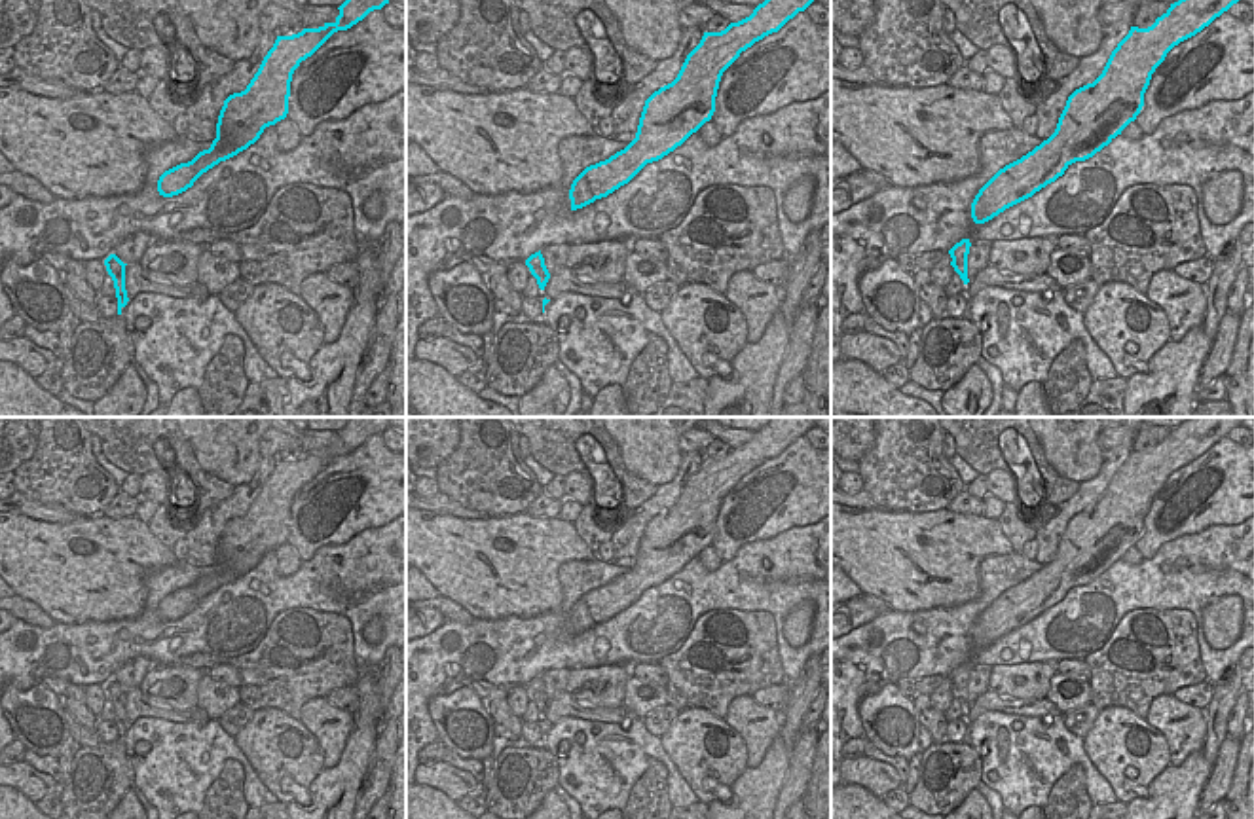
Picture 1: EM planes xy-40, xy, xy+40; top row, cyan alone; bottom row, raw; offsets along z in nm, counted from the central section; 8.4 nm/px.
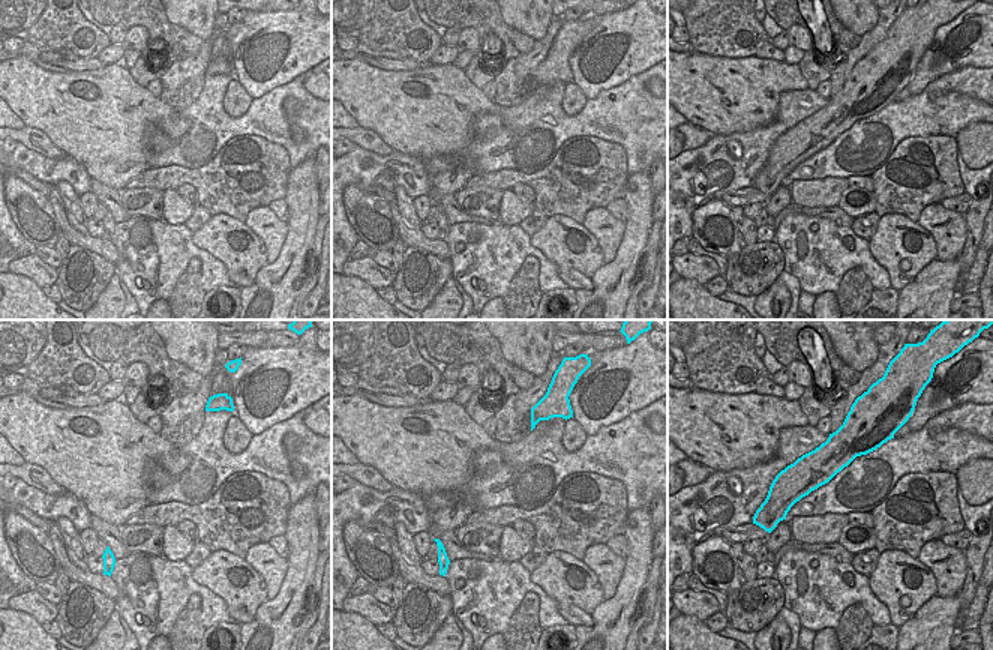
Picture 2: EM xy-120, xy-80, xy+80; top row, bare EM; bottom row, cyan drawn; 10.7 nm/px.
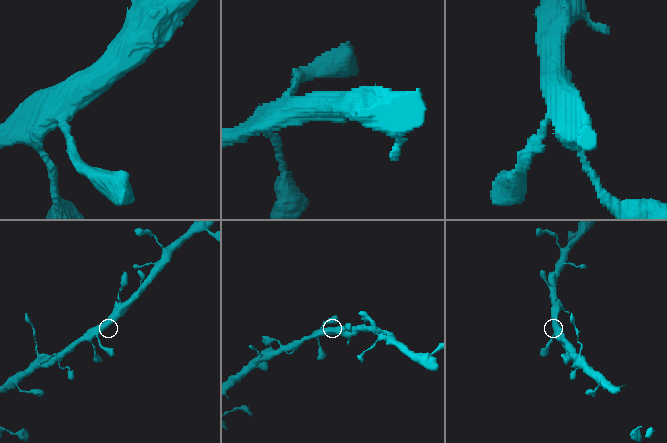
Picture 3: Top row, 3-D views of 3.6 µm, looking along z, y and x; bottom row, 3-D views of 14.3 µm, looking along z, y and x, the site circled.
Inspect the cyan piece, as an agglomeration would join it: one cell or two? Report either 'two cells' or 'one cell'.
one cell

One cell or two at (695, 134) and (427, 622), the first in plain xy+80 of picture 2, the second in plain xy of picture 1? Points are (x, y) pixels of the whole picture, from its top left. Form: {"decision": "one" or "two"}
{"decision": "one"}

